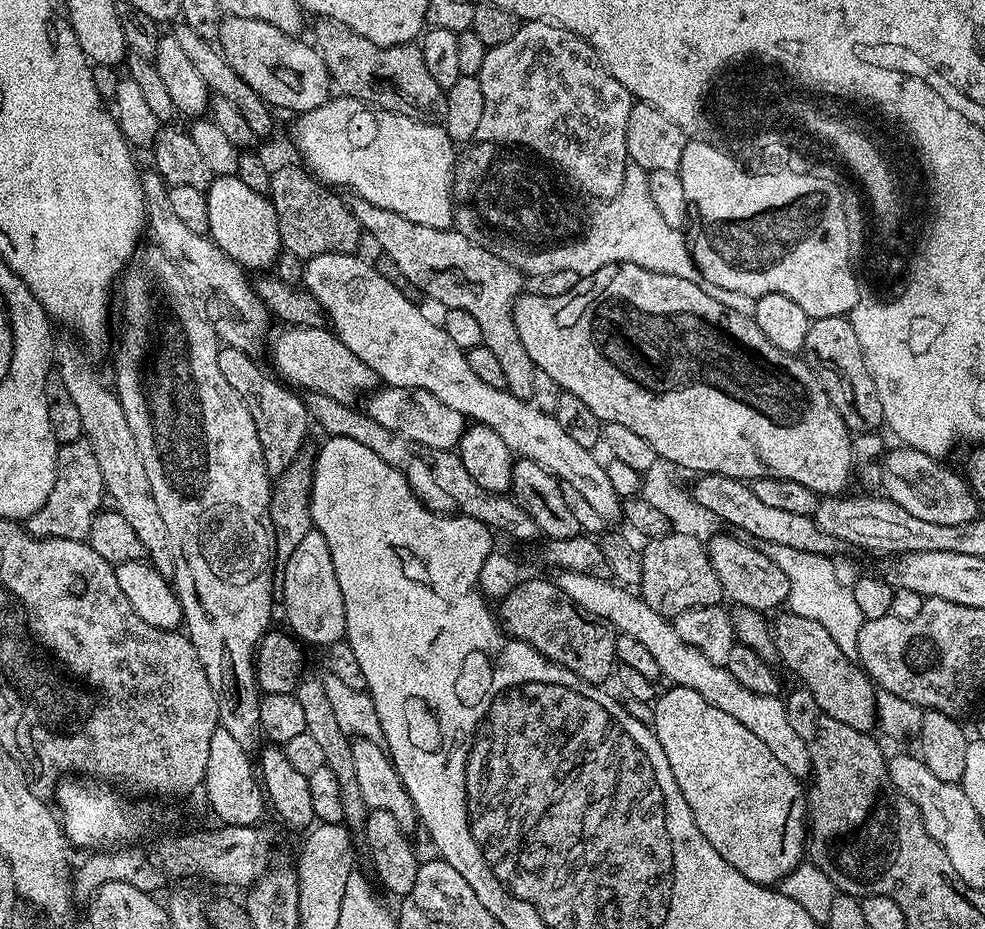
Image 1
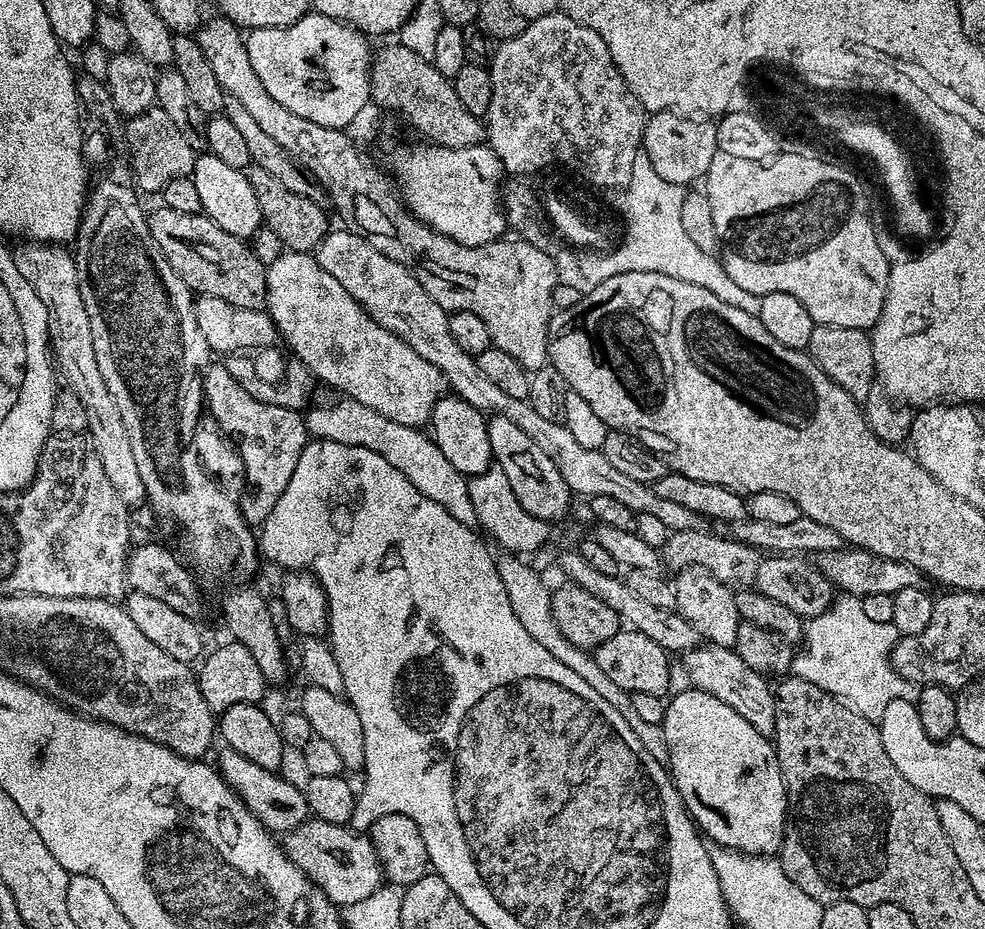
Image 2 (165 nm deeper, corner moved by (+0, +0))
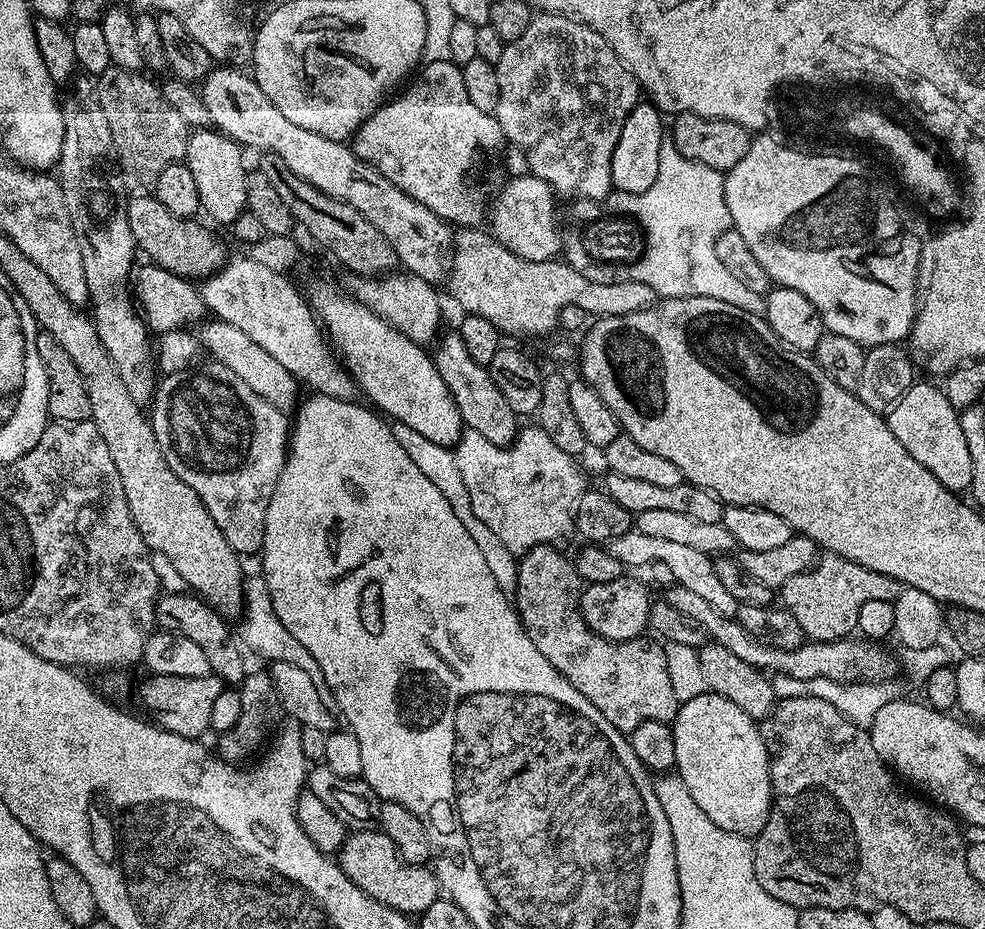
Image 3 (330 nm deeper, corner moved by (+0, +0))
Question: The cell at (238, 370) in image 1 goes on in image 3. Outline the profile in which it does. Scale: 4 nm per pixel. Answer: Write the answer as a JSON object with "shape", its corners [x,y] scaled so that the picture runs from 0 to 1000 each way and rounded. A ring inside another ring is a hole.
{"shape":[[[220,390],[212,391],[208,396],[170,402],[159,412],[152,436],[152,455],[169,502],[205,536],[209,549],[213,549],[213,558],[229,575],[229,583],[242,596],[263,595],[268,589],[270,549],[294,485],[294,452],[283,439],[274,437],[270,428],[262,428],[237,398]]]}

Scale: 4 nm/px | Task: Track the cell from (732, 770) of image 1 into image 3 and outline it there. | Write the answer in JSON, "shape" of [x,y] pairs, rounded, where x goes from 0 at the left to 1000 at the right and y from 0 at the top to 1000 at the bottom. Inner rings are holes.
{"shape":[[[714,743],[708,749],[695,752],[686,766],[686,774],[681,776],[684,790],[685,830],[696,842],[696,850],[714,874],[733,893],[741,893],[750,900],[765,902],[778,889],[784,875],[784,839],[780,828],[780,808],[772,789],[769,776],[763,775],[741,756],[722,743]]]}

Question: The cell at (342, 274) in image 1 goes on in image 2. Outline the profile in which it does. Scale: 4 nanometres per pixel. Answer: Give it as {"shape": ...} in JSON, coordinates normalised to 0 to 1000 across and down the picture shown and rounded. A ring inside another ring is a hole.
{"shape":[[[290,269],[284,274],[282,282],[271,285],[271,297],[272,314],[270,335],[272,339],[276,341],[276,344],[280,349],[281,358],[286,363],[287,369],[291,371],[294,379],[294,374],[296,374],[297,380],[295,379],[295,382],[299,384],[299,386],[306,388],[322,410],[327,409],[337,417],[334,419],[351,425],[356,428],[356,431],[368,433],[368,437],[376,437],[376,441],[384,441],[384,446],[392,446],[392,450],[400,450],[400,454],[408,454],[408,459],[426,461],[438,453],[439,442],[453,422],[453,412],[449,398],[445,398],[445,395],[438,393],[431,385],[428,385],[428,383],[424,381],[422,377],[418,376],[408,363],[402,362],[401,358],[389,353],[388,350],[382,347],[373,334],[351,314],[350,309],[343,304],[343,300],[339,299],[338,295],[333,295],[331,291],[327,288],[320,274],[311,271],[293,271]]]}

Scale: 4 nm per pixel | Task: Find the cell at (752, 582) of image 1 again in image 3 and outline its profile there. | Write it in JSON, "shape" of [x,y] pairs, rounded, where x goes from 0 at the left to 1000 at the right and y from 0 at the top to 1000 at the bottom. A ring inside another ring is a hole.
{"shape":[[[837,596],[824,610],[806,618],[806,622],[795,629],[790,642],[796,645],[793,646],[795,653],[810,665],[810,674],[814,674],[817,686],[821,690],[831,691],[864,686],[870,679],[869,671],[875,651],[878,648],[910,646],[915,632],[908,622],[891,618],[891,614],[883,614],[854,598]]]}

